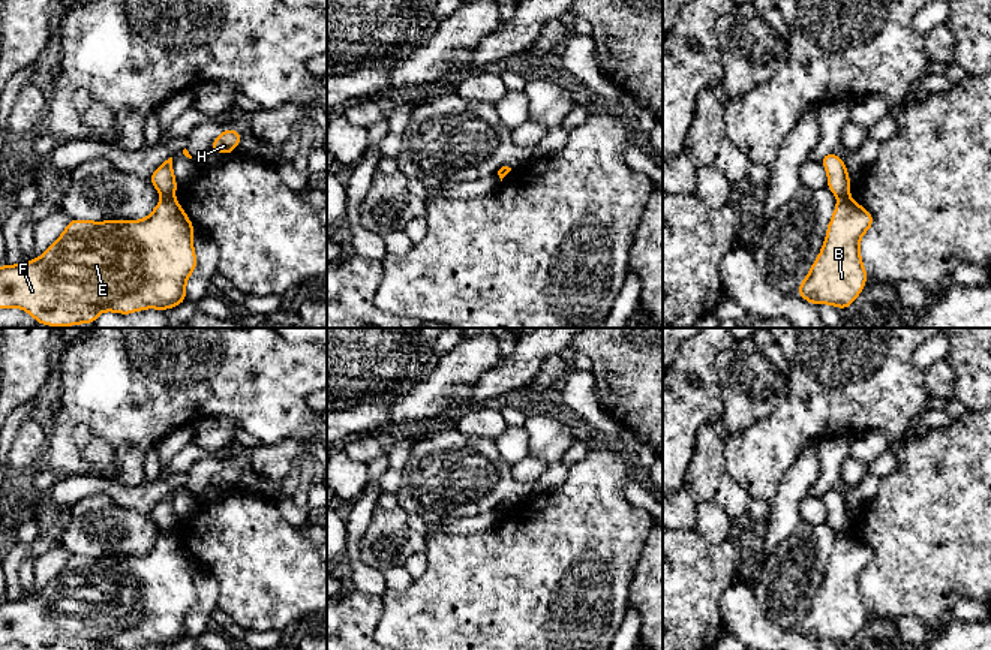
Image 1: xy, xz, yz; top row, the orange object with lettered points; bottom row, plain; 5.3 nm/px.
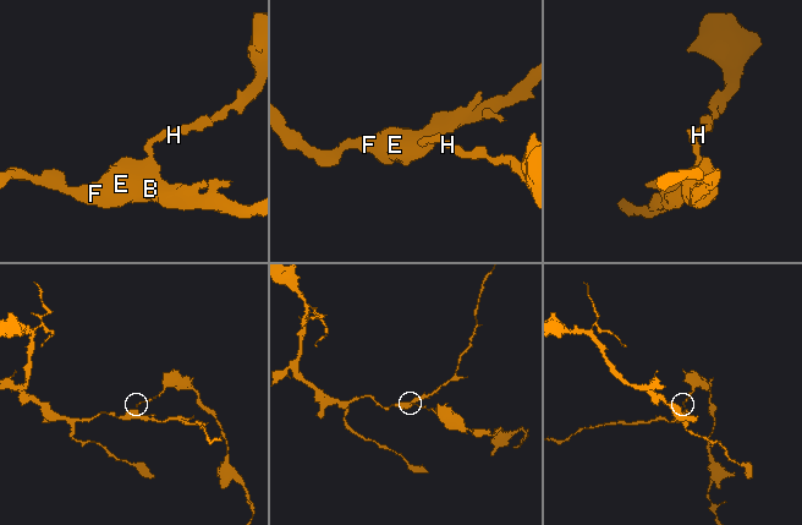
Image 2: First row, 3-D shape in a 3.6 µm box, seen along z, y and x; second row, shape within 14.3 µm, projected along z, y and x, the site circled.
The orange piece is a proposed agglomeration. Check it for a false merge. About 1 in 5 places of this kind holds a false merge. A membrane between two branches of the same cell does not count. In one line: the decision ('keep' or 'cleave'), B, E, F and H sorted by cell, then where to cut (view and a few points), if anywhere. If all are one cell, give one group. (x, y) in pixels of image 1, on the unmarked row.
cleave | B E F / H | xy (164, 532), (173, 533)

